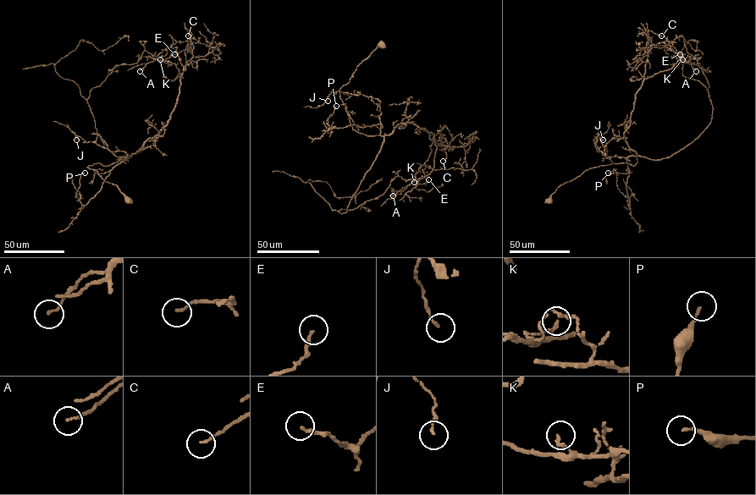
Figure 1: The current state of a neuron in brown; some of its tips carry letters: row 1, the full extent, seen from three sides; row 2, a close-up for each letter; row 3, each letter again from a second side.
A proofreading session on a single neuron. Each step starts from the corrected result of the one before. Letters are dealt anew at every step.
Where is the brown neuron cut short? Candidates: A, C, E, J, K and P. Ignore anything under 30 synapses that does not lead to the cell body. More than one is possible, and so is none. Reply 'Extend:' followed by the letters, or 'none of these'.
Extend: none of these

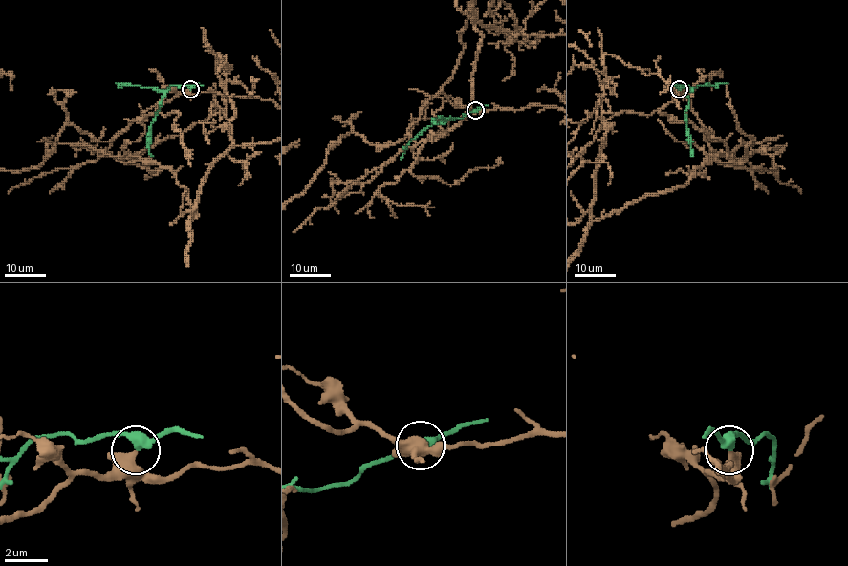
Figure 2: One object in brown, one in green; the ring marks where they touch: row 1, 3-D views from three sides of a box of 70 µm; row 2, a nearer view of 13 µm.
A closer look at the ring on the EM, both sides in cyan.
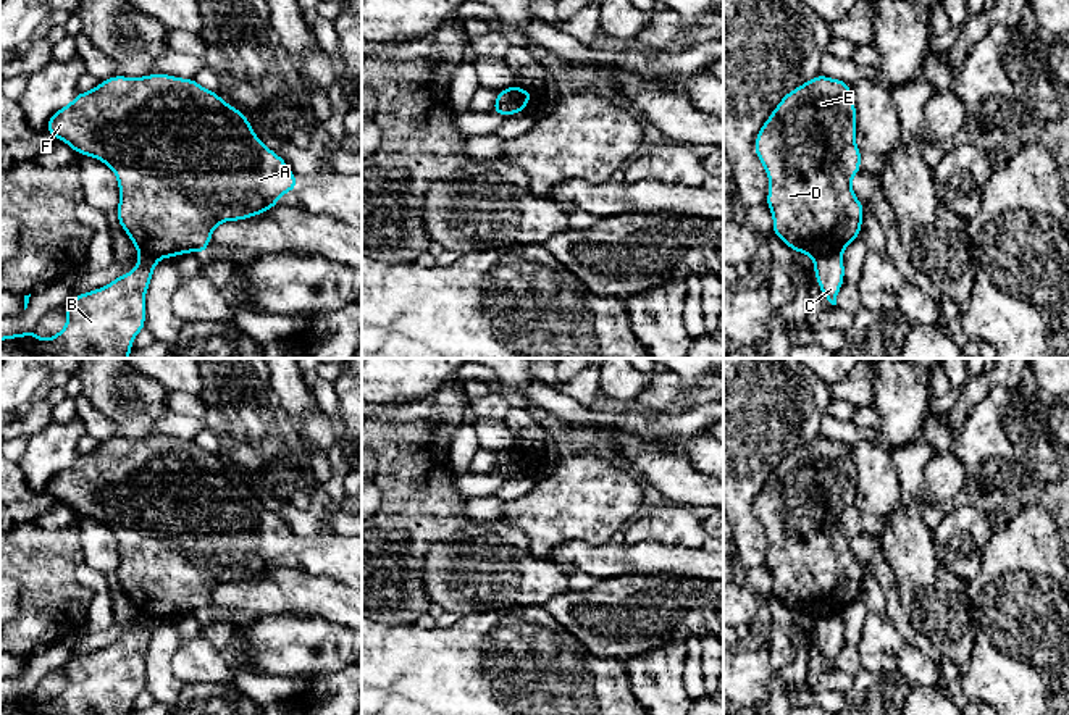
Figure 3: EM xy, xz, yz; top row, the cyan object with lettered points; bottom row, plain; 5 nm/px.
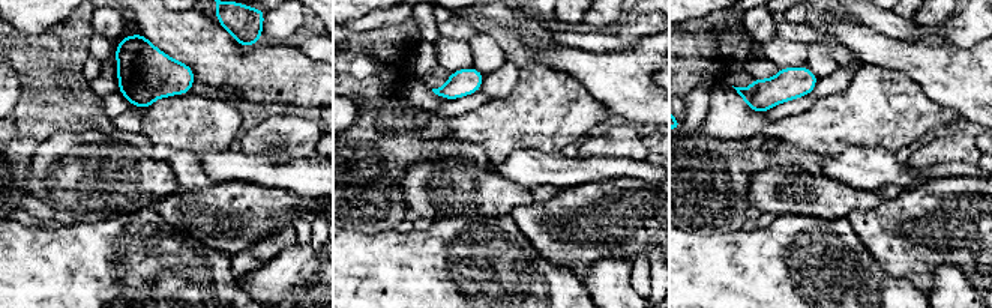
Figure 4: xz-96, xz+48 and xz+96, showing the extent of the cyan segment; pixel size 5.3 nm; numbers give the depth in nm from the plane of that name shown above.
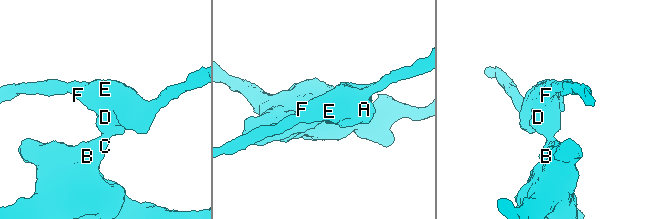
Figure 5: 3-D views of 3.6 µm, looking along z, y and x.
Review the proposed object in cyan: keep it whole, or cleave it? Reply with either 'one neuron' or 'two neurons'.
two neurons

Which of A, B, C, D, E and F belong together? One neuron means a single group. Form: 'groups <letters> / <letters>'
groups A D E F / B C

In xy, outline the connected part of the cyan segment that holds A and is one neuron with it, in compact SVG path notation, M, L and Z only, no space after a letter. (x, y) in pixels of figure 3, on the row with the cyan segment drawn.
M161 73L142 77L115 74L90 92L79 92L69 105L55 111L45 123L45 131L76 153L94 157L113 169L119 187L118 224L139 253L155 258L207 252L210 236L220 223L268 211L281 195L299 186L287 163L257 137L249 118L195 79Z

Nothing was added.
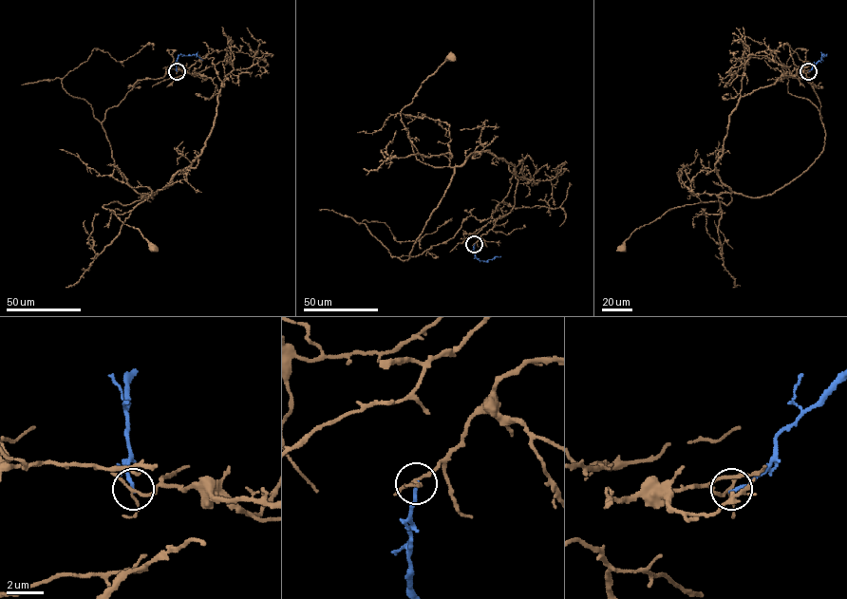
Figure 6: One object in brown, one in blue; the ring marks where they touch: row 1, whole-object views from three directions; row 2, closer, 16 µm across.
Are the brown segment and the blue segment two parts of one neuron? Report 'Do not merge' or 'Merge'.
Do not merge

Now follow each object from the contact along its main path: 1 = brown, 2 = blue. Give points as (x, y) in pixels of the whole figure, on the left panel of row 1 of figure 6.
1: (177, 71), (210, 77), (220, 94), (205, 146), (161, 189), (103, 207), (153, 248)
2: (177, 71), (179, 54), (196, 54), (203, 60)

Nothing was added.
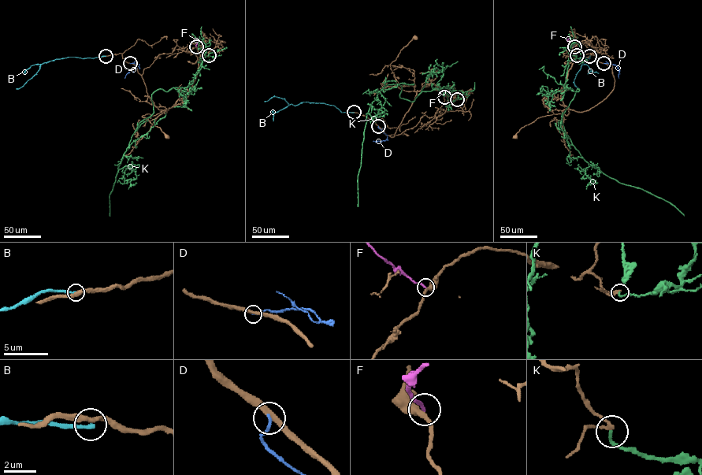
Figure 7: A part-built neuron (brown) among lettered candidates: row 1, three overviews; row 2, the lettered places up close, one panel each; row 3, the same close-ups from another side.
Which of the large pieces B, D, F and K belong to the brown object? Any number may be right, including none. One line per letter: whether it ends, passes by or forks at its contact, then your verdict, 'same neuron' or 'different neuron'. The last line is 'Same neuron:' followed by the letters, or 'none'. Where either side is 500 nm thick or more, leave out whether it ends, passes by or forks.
B: it ends; different neuron
D: it ends; different neuron
F: it ends; different neuron
K: it ends; different neuron
Same neuron: none

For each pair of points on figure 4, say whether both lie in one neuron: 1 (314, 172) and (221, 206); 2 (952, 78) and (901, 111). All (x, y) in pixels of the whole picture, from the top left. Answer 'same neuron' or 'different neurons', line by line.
1: different neurons
2: different neurons

